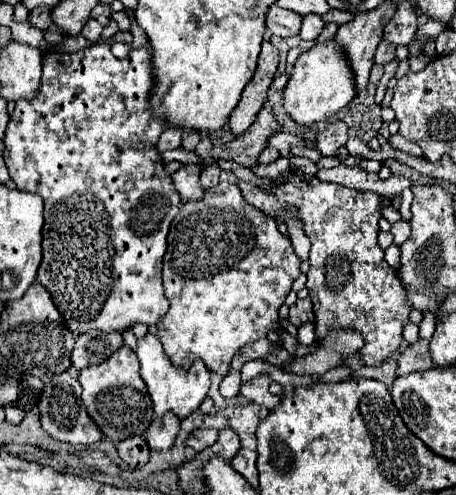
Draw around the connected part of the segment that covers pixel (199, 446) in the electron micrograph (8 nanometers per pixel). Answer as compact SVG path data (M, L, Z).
M197 428L193 434L189 434L187 446L193 448L195 452L199 452L207 446L213 446L217 442L217 436L219 436L219 432L213 428Z

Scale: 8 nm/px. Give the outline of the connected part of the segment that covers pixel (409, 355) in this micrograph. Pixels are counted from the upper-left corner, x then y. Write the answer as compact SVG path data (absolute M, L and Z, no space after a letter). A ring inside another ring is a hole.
M419 340L413 346L409 346L401 356L399 356L399 366L397 366L397 376L405 376L409 372L419 372L431 368L433 362L429 358L429 342Z

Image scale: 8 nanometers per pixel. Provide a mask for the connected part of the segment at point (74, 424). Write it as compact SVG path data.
M67 372L63 374L55 374L55 376L49 376L49 378L43 378L45 386L41 390L41 396L39 396L39 402L37 402L37 408L39 408L39 420L41 420L41 426L43 430L51 436L51 438L57 438L61 442L69 442L69 444L95 444L103 438L101 430L97 430L97 426L93 424L93 420L89 418L83 402L81 402L81 384L75 376Z

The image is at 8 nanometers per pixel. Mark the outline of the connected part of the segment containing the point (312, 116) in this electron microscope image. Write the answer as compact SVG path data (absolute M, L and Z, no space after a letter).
M325 42L325 44L315 44L311 50L303 52L297 58L289 82L283 90L283 108L295 124L309 126L335 116L353 98L355 90L353 90L353 78L349 78L349 66L341 62L337 46L333 46L333 42Z

